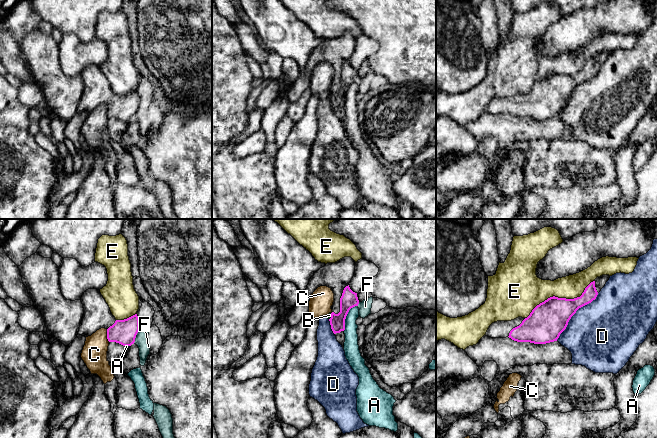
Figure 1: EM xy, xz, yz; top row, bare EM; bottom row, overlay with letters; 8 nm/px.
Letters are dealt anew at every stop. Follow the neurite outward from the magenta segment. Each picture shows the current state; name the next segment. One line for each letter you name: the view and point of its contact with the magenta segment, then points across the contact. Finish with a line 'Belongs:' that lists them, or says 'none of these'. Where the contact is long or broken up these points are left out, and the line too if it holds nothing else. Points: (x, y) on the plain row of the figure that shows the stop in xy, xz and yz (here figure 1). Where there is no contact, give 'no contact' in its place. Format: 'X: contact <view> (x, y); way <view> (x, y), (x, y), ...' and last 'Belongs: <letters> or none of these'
Belongs: none of these

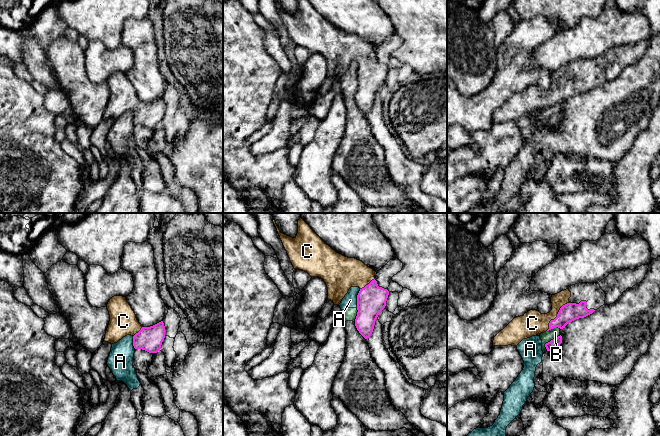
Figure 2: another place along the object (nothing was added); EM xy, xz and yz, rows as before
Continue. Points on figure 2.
C: contact yz (557, 91)
Belongs: C

